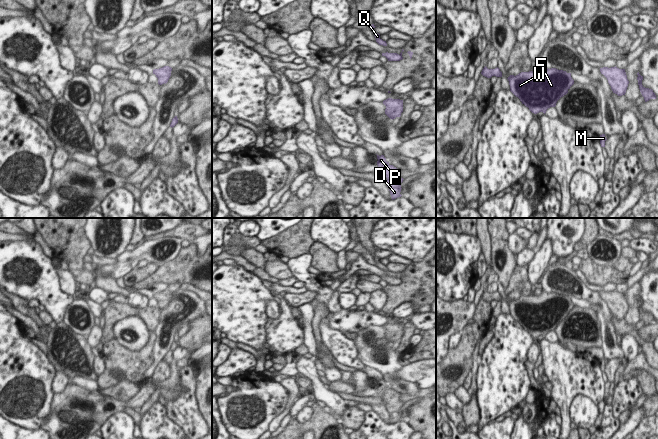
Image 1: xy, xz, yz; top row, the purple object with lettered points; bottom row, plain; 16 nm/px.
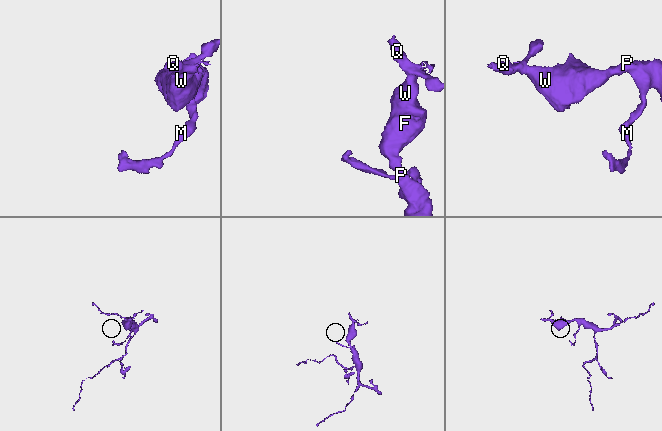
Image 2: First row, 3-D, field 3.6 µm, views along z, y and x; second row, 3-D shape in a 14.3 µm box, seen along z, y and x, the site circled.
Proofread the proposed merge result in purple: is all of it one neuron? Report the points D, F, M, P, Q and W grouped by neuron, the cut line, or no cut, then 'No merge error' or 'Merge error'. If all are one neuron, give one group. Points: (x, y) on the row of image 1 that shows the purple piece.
Groups: D F M P Q W. No split. No merge error.

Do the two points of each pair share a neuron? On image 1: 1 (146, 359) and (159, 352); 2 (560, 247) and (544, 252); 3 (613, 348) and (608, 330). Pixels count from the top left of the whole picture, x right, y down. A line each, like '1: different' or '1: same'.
1: different
2: different
3: same

